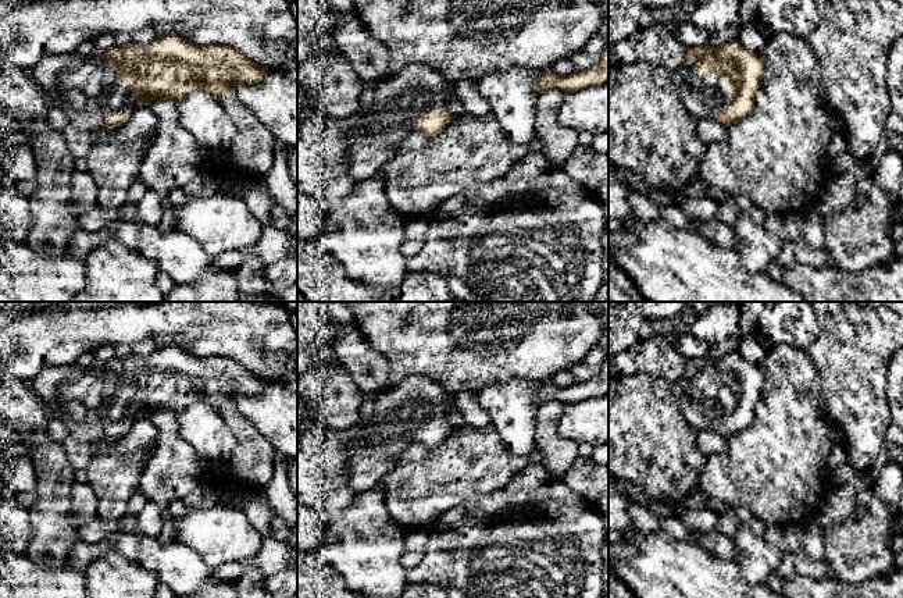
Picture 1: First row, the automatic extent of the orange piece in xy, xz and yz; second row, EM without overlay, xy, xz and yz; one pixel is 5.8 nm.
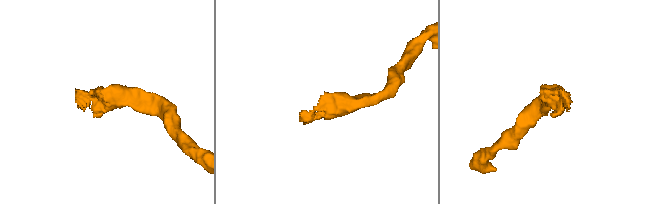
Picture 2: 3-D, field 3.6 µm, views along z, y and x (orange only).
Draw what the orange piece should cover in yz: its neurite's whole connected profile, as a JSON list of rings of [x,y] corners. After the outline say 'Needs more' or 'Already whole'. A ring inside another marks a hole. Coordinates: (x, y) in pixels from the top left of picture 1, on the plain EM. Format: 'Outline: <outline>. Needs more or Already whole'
Outline: [[[735,350],[718,360],[688,359],[684,375],[671,389],[686,421],[695,428],[731,437],[754,420],[763,385],[759,364],[745,362]]]. Needs more

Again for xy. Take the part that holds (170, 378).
Outline: [[[175,346],[157,348],[149,356],[131,355],[122,360],[100,363],[94,360],[89,367],[82,367],[76,362],[64,366],[53,366],[42,370],[29,382],[36,396],[43,402],[49,416],[60,419],[69,437],[79,442],[100,442],[106,438],[118,438],[128,434],[132,424],[142,417],[149,417],[158,410],[178,413],[196,402],[207,402],[217,412],[225,403],[235,405],[238,395],[254,396],[264,391],[268,380],[256,375],[233,359],[225,356],[196,356]]]. Needs more

